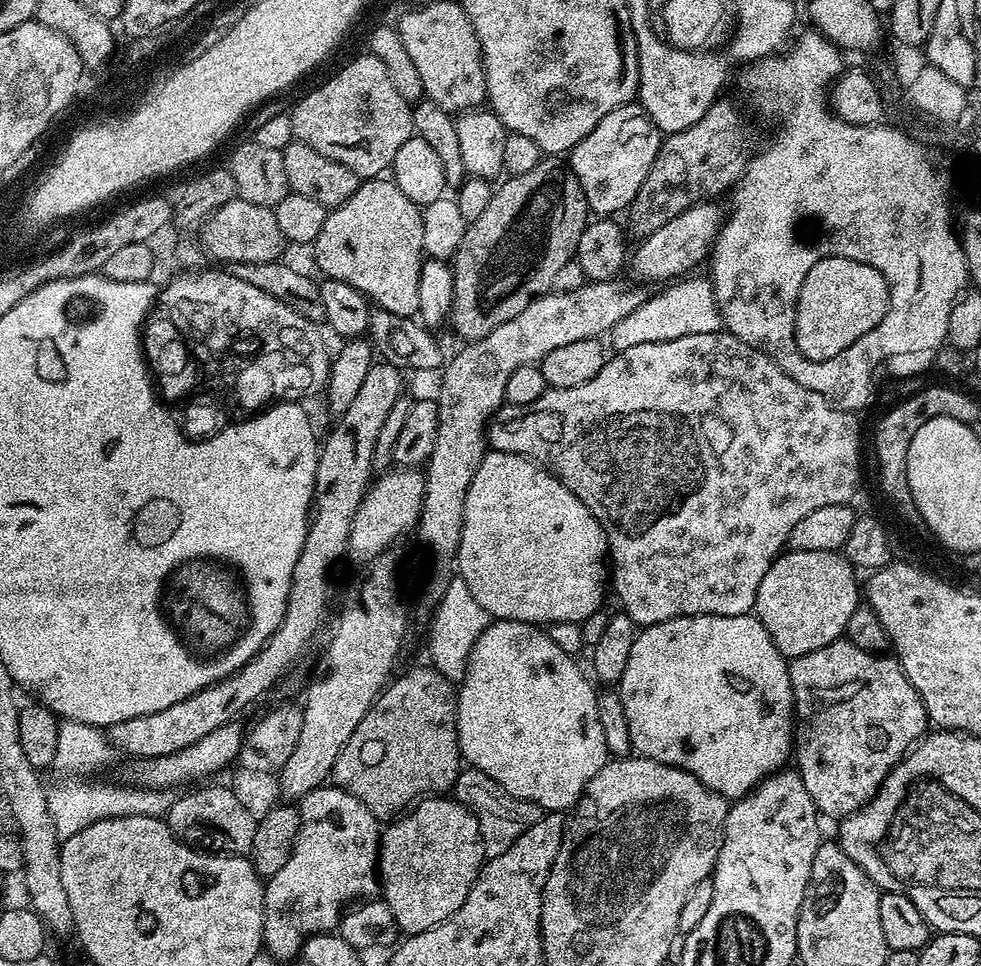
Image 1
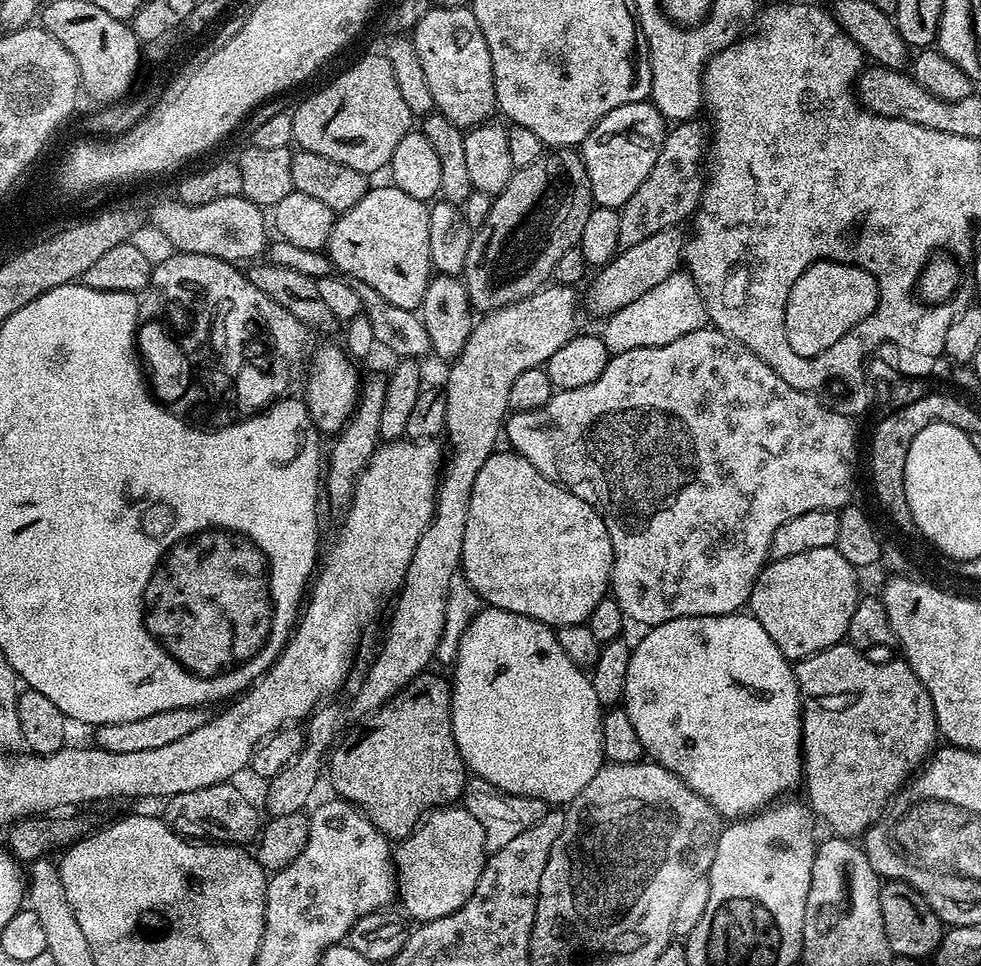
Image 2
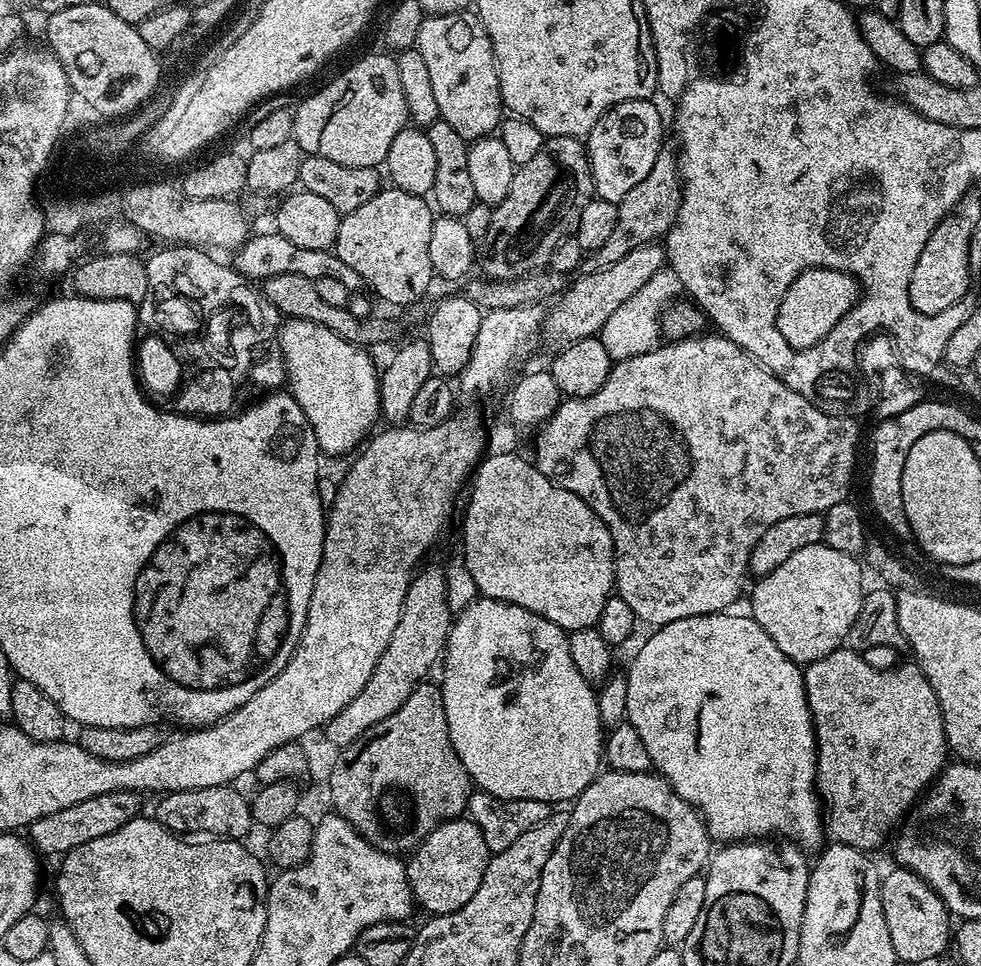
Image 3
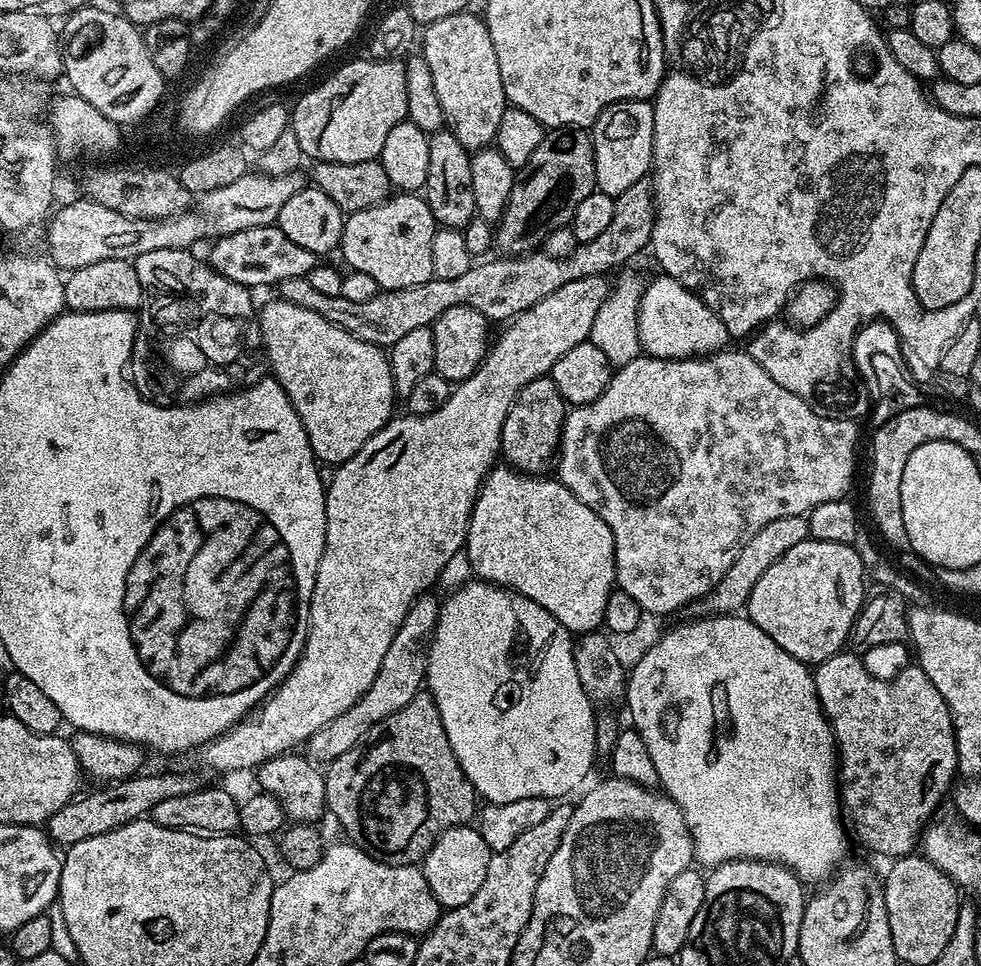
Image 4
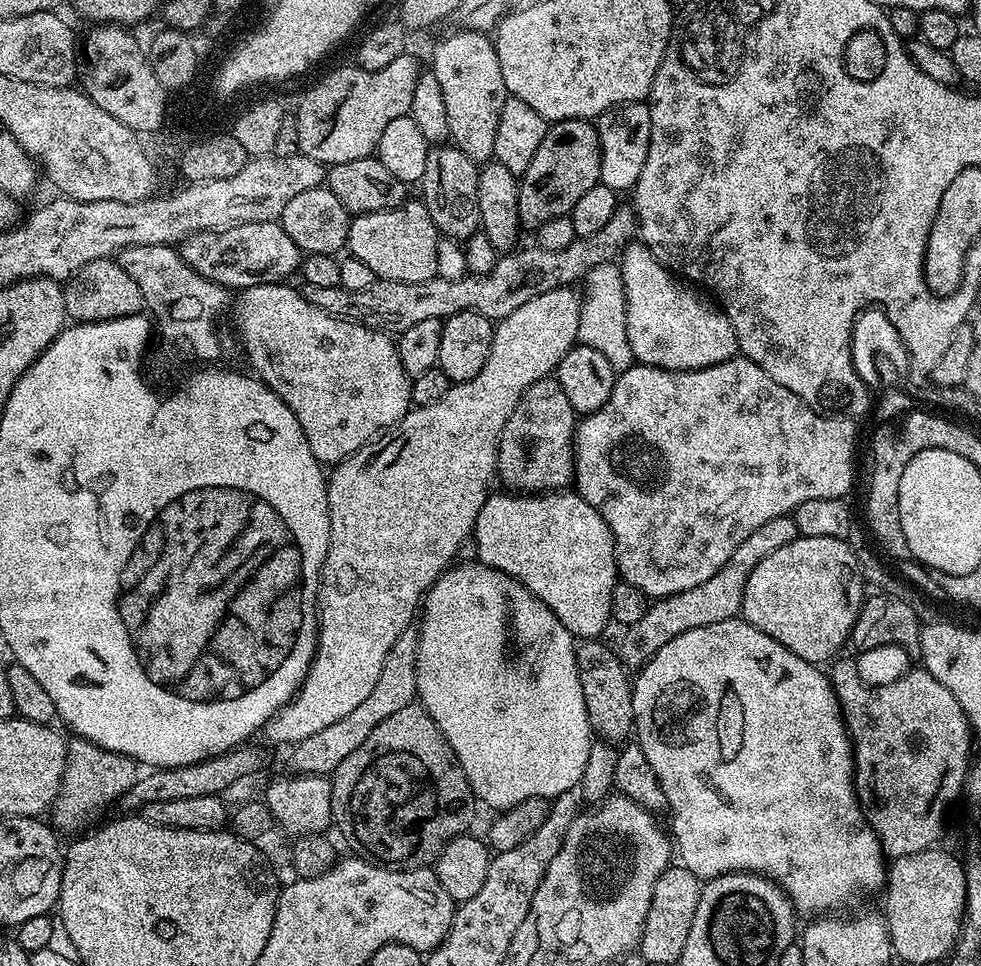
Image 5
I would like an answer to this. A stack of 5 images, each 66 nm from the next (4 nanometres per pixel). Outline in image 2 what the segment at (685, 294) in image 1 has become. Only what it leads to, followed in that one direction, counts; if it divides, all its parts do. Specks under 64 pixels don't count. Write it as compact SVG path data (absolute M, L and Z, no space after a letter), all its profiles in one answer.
M681 270L670 274L670 278L654 286L654 290L646 290L642 298L634 298L630 306L622 306L622 310L607 317L605 324L608 325L602 331L602 339L612 354L639 348L657 348L666 346L666 342L674 342L674 338L682 338L682 334L705 327L708 323L708 311L698 286L687 271Z

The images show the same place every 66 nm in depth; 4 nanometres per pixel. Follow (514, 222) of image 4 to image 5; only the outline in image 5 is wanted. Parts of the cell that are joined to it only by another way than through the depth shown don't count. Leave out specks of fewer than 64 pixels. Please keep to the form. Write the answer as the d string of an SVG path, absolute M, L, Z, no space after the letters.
M592 120L555 121L538 145L530 166L526 166L523 176L519 177L518 214L521 225L535 230L550 218L569 215L574 202L578 202L590 186L600 183L601 166L600 135Z

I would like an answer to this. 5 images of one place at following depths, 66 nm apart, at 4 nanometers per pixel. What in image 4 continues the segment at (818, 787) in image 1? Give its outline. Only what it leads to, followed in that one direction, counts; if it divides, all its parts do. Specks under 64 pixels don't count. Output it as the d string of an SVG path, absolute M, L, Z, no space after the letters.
M841 650L834 653L830 658L826 658L821 664L815 665L814 675L816 678L816 693L820 699L824 717L831 723L832 733L836 739L840 803L851 835L855 837L855 839L857 836L870 851L877 852L880 856L899 858L901 856L909 855L909 853L915 849L912 848L915 844L917 847L918 841L922 836L922 829L929 821L931 821L932 815L936 813L940 803L942 803L944 797L948 795L950 789L953 787L954 781L957 779L956 735L954 734L954 726L952 725L952 715L946 706L946 702L942 698L942 694L938 694L934 682L930 682L928 675L924 673L919 666L904 668L897 676L892 676L889 680L879 680L878 677L871 676L871 674L868 673L867 666L855 655L859 656L855 651Z

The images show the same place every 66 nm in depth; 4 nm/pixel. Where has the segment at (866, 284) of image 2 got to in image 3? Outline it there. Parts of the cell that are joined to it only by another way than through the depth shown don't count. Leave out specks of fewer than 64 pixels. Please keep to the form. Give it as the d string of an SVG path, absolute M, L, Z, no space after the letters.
M808 268L790 284L780 299L776 329L794 349L808 349L828 336L860 297L859 284L848 272Z

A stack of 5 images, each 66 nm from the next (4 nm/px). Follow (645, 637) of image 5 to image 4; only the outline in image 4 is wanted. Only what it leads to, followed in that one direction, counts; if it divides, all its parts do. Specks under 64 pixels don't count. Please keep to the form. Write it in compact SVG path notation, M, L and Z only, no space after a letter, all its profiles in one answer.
M807 515L774 518L774 522L766 522L766 526L762 526L762 530L758 530L758 534L754 534L746 546L742 546L738 558L734 558L734 566L726 570L724 577L708 591L707 596L691 605L691 615L700 618L705 614L727 616L739 613L747 605L754 582L758 582L758 578L762 578L762 574L766 574L766 570L770 570L770 566L774 566L774 562L778 562L778 558L782 558L790 546L798 546L798 542L809 539L809 536Z

